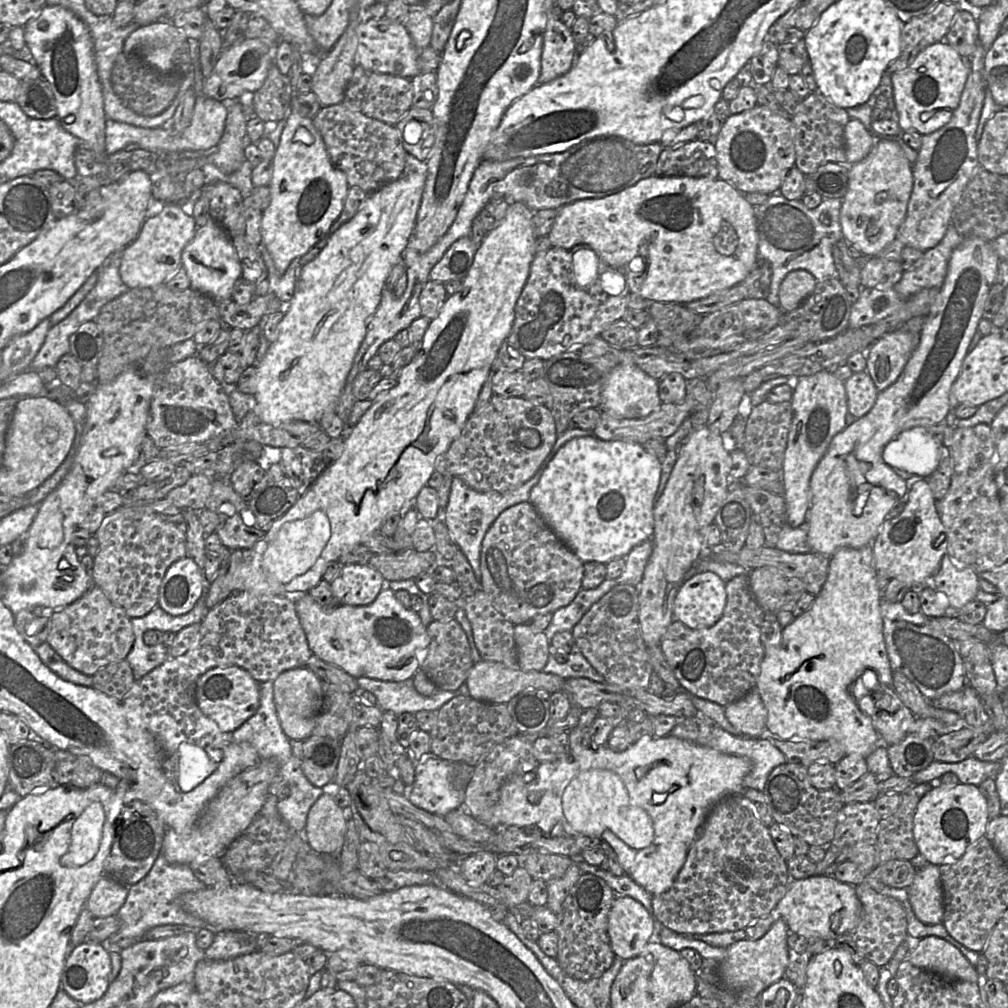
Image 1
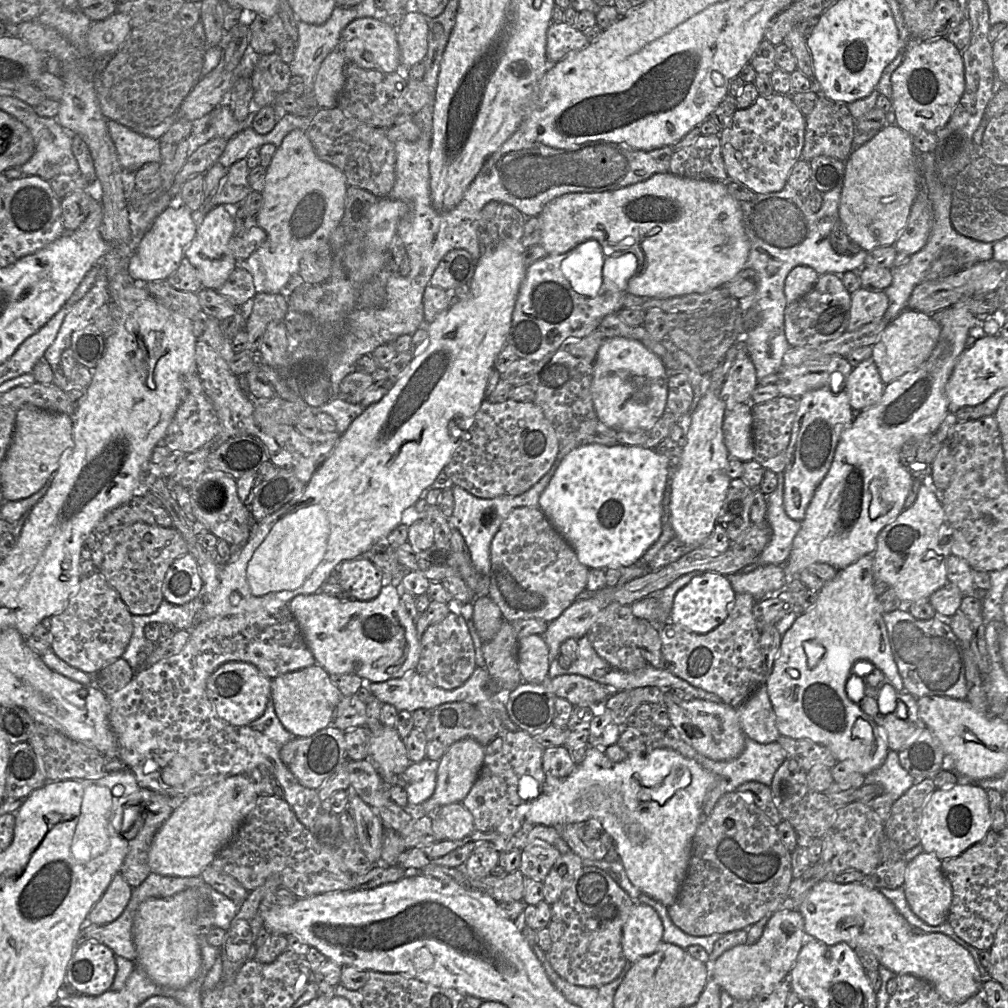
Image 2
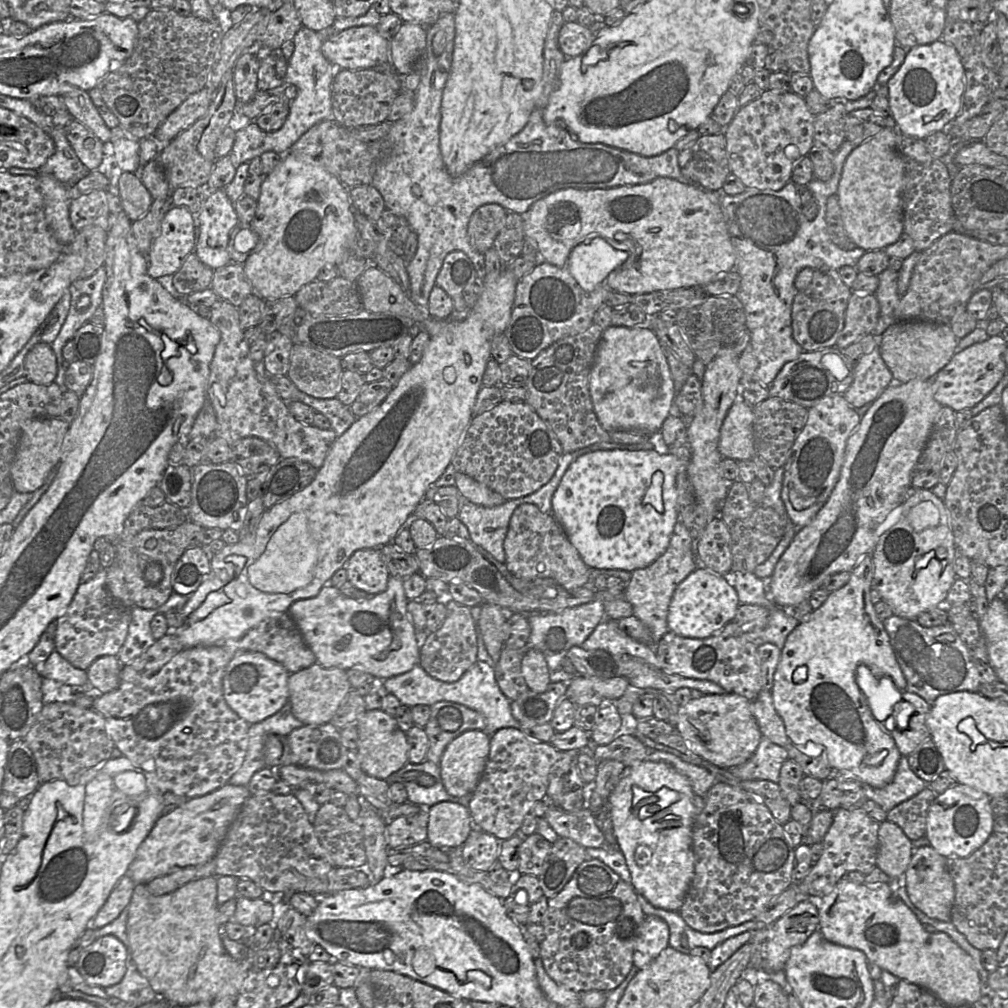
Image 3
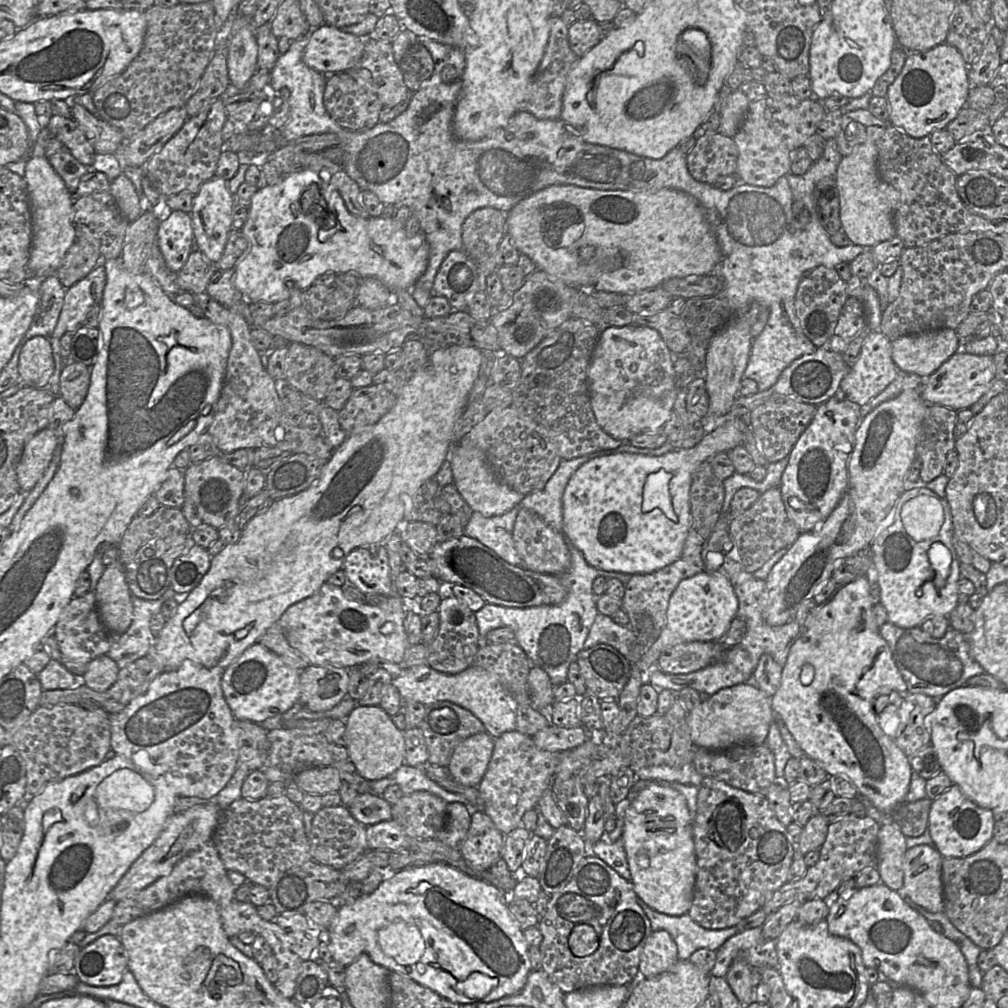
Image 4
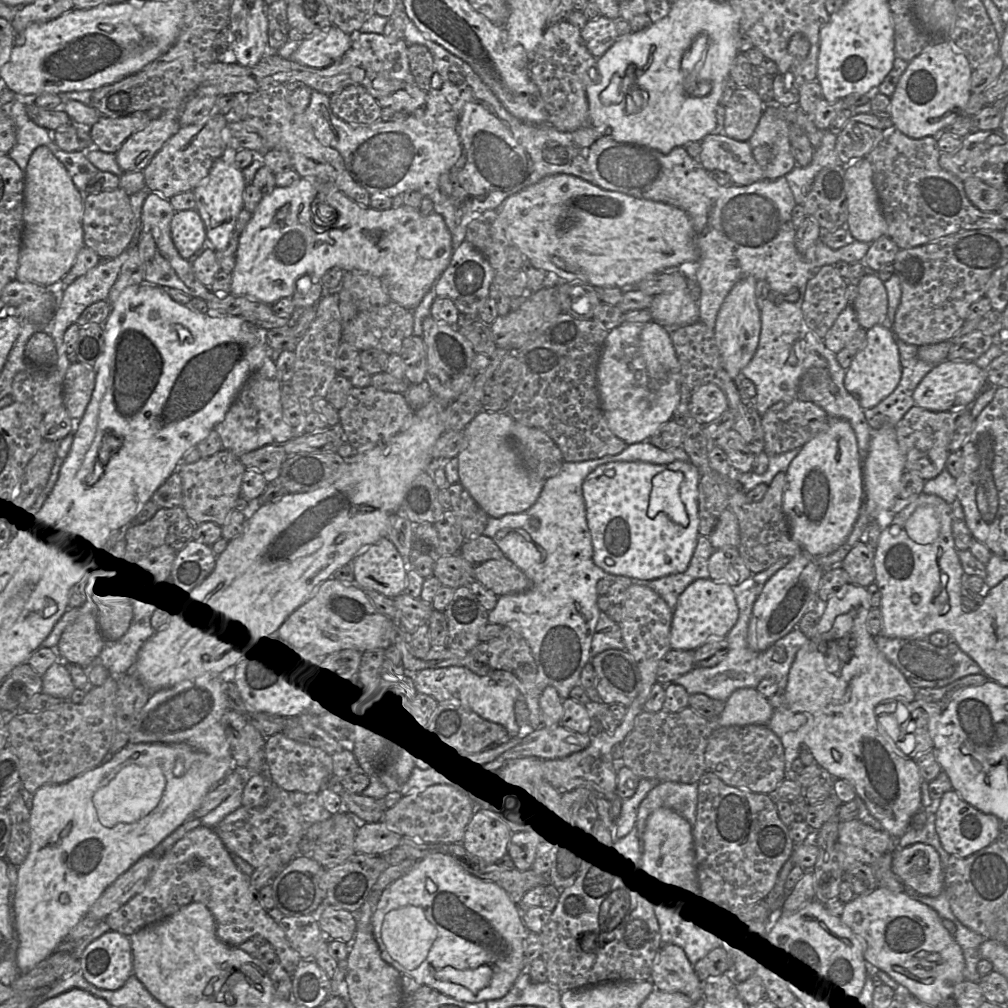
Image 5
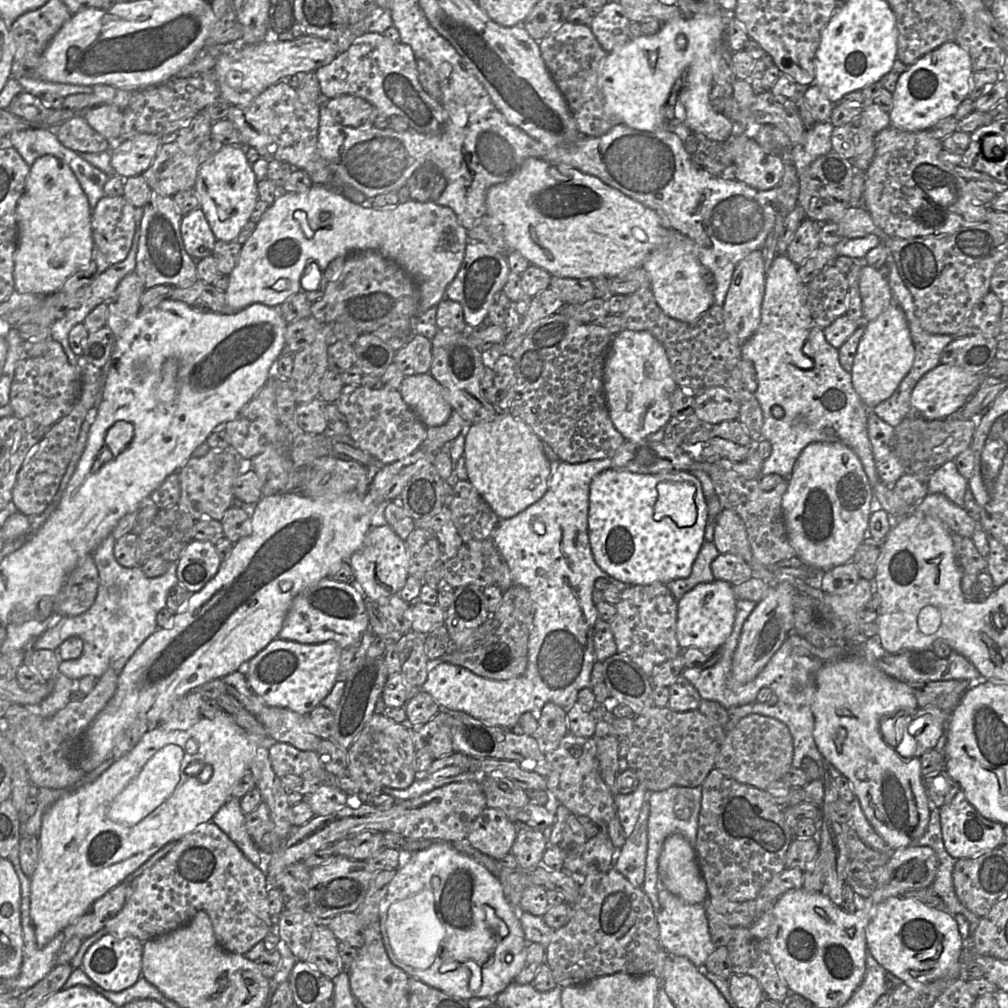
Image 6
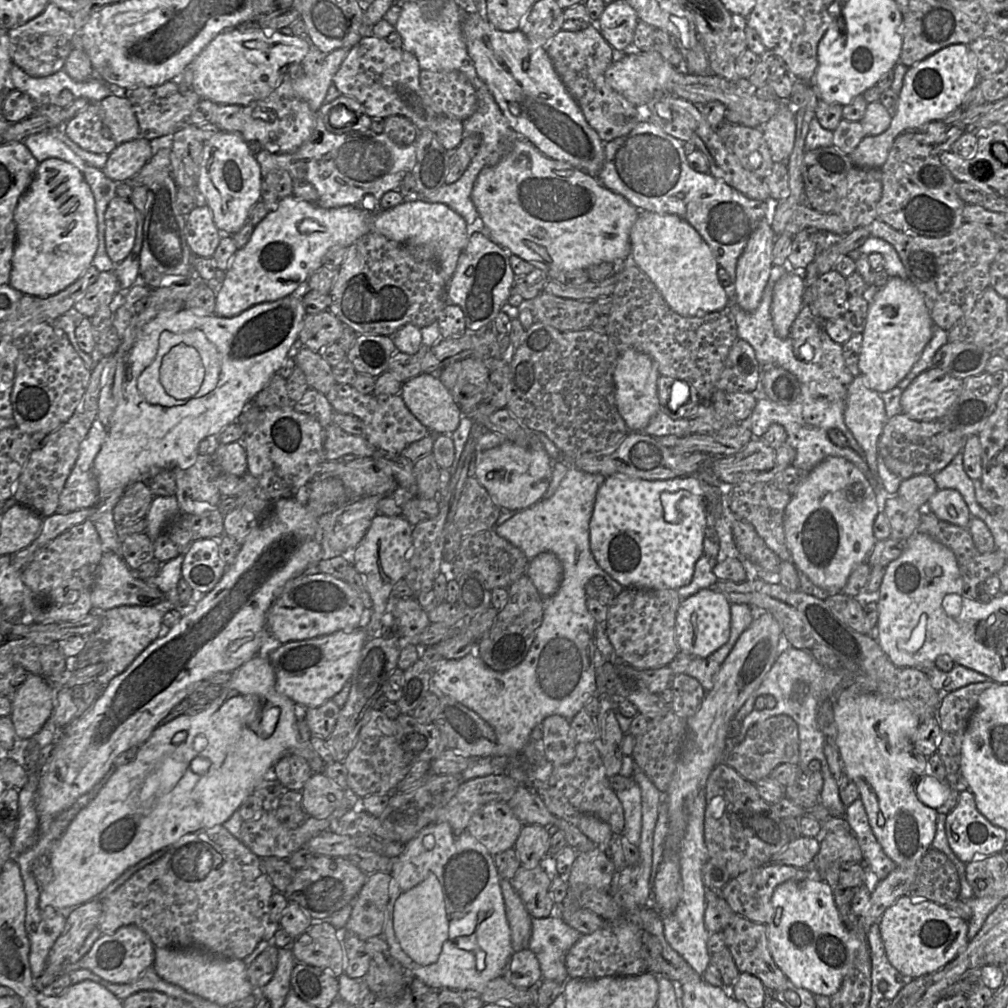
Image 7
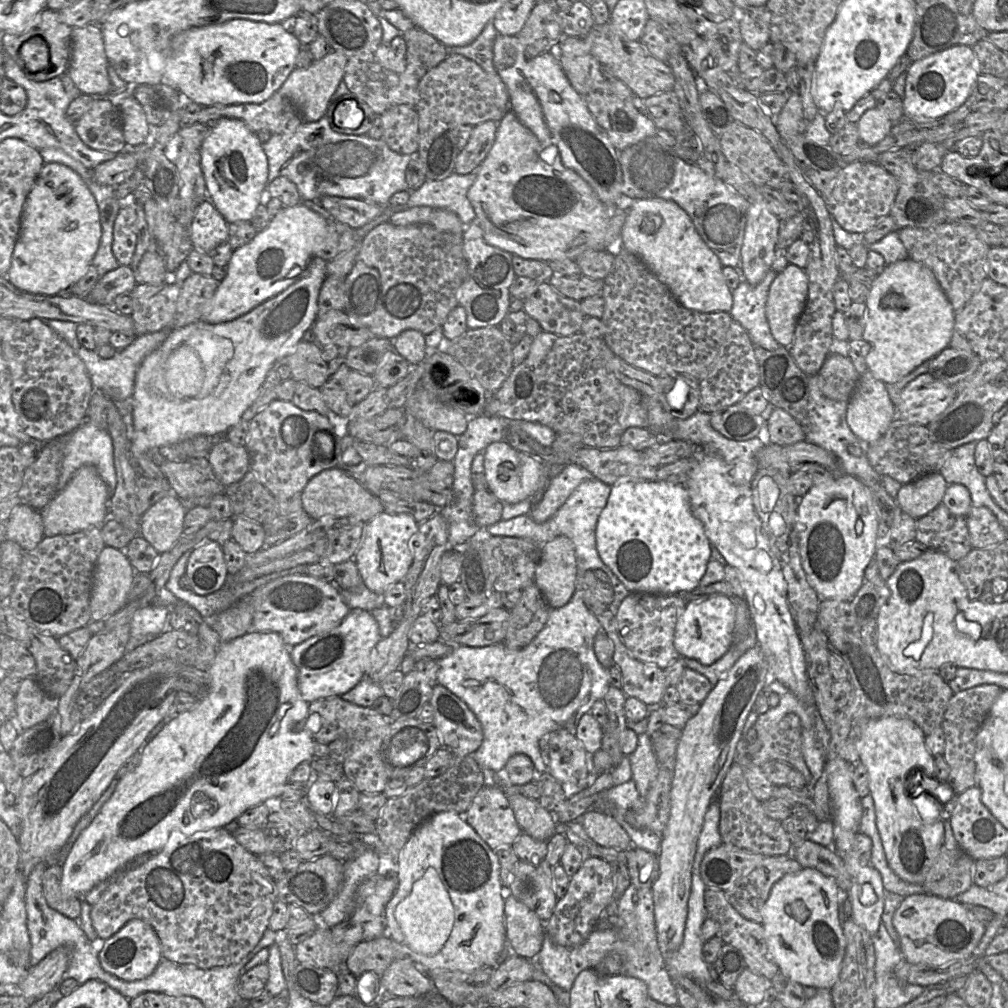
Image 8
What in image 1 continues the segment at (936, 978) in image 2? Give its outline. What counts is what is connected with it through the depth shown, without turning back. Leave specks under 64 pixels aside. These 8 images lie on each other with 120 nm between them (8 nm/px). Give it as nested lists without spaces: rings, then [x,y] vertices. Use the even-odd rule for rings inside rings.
[[[811,876],[791,880],[784,897],[776,906],[779,918],[788,926],[790,933],[805,937],[816,937],[827,942],[854,929],[861,916],[861,903],[856,895],[855,886],[843,883],[833,876]],[[928,936],[922,938],[906,960],[913,965],[937,973],[950,981],[979,983],[980,975],[968,959],[946,940]]]

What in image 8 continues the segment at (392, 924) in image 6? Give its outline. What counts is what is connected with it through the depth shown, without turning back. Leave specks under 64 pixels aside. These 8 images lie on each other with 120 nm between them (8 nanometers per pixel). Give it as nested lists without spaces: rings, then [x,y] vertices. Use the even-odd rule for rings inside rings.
[[[428,867],[423,876],[412,886],[408,896],[399,902],[395,909],[395,918],[403,932],[403,945],[413,954],[432,956],[437,953],[448,940],[454,924],[454,908],[450,895],[441,882],[437,871]]]

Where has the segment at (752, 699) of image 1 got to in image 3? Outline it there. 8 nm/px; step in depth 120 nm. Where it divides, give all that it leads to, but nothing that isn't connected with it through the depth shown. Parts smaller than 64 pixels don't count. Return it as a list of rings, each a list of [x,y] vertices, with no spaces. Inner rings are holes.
[[[760,691],[751,701],[751,712],[763,737],[782,747],[792,743],[786,734],[783,720],[775,710],[771,691]]]

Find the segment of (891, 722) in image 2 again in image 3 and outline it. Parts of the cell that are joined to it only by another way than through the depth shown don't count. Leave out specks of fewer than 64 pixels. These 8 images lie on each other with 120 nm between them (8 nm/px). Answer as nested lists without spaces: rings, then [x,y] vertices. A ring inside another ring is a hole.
[[[907,690],[902,691],[903,701],[913,706],[913,713],[909,717],[908,725],[905,729],[897,728],[890,731],[900,754],[908,757],[914,749],[930,738],[929,730],[926,726],[926,718],[931,709],[931,705],[917,694],[911,693]]]

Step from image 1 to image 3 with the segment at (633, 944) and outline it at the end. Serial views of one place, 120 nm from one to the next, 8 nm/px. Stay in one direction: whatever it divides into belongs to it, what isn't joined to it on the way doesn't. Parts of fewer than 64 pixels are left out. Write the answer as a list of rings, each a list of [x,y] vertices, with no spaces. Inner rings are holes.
[[[646,916],[634,949],[633,964],[641,969],[669,946],[669,927],[660,917]]]

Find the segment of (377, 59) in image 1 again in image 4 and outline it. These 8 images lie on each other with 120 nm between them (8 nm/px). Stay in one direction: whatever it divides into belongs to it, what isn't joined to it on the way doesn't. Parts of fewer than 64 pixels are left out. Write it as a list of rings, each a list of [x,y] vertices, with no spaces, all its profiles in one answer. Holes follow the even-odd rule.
[[[326,23],[311,30],[303,62],[324,75],[354,68],[364,51],[364,39]]]

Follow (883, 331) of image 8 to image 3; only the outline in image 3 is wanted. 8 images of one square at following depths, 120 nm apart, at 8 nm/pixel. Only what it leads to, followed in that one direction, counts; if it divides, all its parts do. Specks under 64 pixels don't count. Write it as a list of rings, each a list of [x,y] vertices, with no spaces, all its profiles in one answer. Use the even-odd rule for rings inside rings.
[[[879,346],[874,347],[855,362],[853,381],[843,396],[857,409],[874,402],[892,380],[893,375],[881,356]]]

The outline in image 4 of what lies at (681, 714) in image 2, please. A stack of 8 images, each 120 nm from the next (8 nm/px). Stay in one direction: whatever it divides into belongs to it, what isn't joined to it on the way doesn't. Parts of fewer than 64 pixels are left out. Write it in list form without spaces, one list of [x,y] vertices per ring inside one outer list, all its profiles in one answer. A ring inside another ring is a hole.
[[[747,682],[708,696],[689,711],[688,726],[697,747],[721,751],[740,744],[764,744],[775,716],[770,697],[753,682]]]

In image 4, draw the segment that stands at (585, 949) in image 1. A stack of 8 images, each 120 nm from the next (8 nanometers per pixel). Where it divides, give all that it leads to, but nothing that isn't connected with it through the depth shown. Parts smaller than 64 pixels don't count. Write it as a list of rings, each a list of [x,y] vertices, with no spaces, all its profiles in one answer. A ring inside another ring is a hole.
[[[593,854],[587,855],[582,860],[570,882],[551,896],[547,911],[537,925],[542,933],[542,942],[539,947],[542,956],[542,970],[565,994],[602,985],[629,985],[638,975],[641,954],[653,930],[648,916],[637,900],[638,896],[632,882],[624,879]],[[579,924],[592,926],[599,940],[597,950],[584,957],[574,955],[568,943],[573,928]]]

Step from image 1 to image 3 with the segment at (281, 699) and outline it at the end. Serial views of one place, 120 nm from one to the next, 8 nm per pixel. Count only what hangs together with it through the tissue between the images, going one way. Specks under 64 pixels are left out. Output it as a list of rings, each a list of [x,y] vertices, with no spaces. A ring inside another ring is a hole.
[[[315,663],[313,666],[294,673],[288,678],[288,704],[293,716],[303,725],[323,725],[331,721],[349,691],[346,671],[325,669]]]

